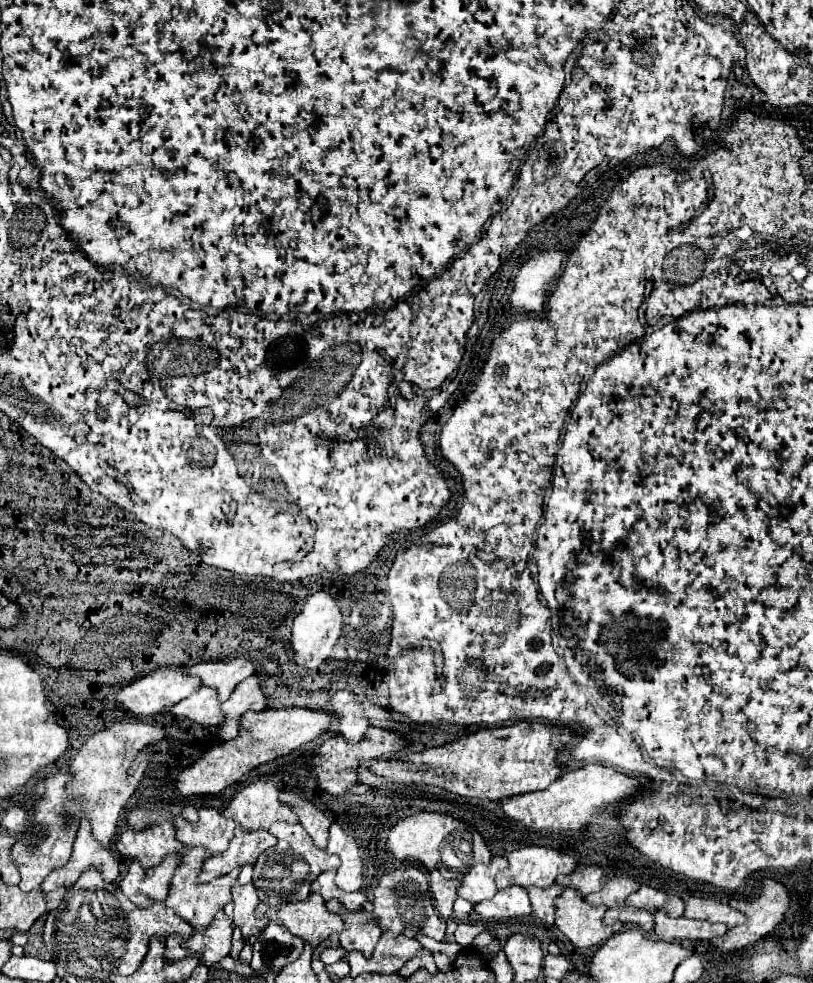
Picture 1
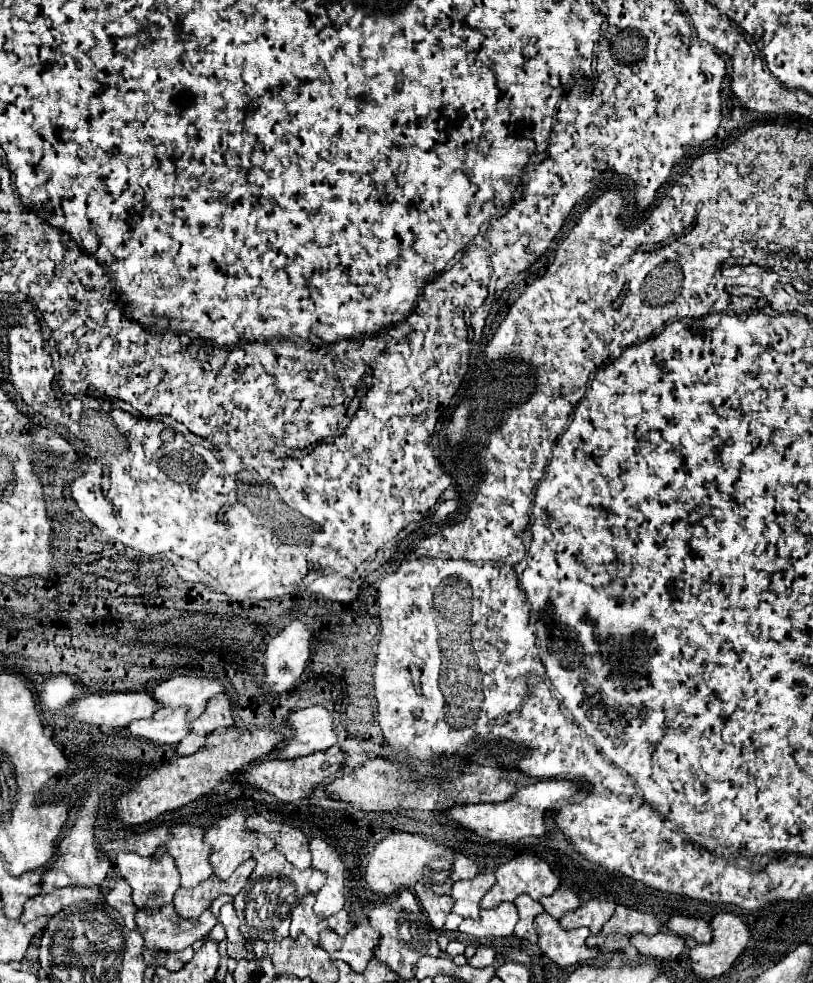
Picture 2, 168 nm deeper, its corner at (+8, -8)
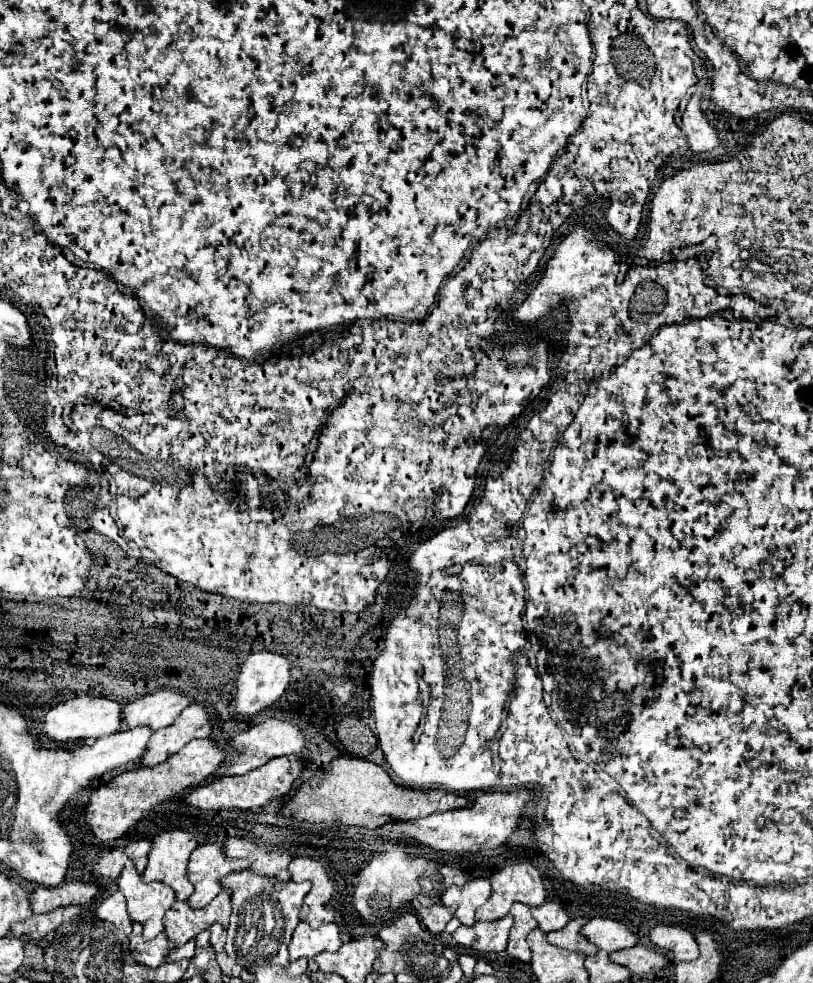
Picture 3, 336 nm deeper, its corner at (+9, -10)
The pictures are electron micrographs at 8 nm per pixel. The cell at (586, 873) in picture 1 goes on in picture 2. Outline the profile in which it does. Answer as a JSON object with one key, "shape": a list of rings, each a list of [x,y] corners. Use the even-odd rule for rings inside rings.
{"shape":[[[558,889],[550,897],[542,897],[540,905],[548,915],[552,915],[554,919],[560,919],[564,913],[576,909],[580,905],[580,899],[572,889]]]}

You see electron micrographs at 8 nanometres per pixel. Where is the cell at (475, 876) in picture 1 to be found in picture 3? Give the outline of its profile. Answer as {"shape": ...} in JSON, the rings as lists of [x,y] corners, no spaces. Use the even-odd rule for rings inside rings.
{"shape":[[[471,879],[463,887],[451,885],[445,895],[441,897],[441,903],[453,911],[453,915],[467,927],[475,923],[475,909],[481,907],[491,895],[491,883],[489,879]]]}

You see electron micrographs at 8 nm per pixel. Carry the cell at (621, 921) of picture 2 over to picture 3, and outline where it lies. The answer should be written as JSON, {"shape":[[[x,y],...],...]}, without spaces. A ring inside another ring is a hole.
{"shape":[[[595,917],[587,923],[583,935],[599,945],[599,949],[605,949],[609,953],[625,947],[633,947],[639,939],[633,931],[627,929],[627,925],[615,921],[615,919],[605,919],[605,917]]]}

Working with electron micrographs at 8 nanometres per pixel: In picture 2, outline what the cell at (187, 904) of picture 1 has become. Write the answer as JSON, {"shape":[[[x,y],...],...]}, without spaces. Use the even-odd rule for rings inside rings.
{"shape":[[[166,905],[158,913],[138,911],[136,925],[144,937],[144,949],[174,953],[206,937],[216,925],[216,917],[210,911],[204,911],[198,921],[184,921],[176,915],[174,905]]]}

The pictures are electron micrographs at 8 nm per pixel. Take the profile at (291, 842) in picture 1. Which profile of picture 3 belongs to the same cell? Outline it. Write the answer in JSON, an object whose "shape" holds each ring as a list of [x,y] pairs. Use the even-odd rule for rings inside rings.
{"shape":[[[243,869],[239,873],[231,873],[225,877],[223,887],[233,891],[233,913],[229,923],[227,937],[227,953],[239,961],[243,967],[257,967],[265,963],[289,963],[287,945],[295,925],[299,923],[299,913],[303,899],[311,891],[311,883],[295,883],[295,881],[279,881],[277,877],[259,875],[251,869]]]}

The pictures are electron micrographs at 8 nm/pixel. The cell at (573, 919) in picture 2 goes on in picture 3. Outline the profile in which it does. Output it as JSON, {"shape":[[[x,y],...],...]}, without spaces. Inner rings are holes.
{"shape":[[[587,917],[571,919],[563,929],[547,933],[549,943],[553,943],[557,947],[563,947],[563,949],[577,949],[577,951],[581,951],[585,955],[597,953],[597,945],[591,943],[589,939],[585,939],[585,935],[581,933],[581,929],[587,925],[587,921],[589,921]]]}

